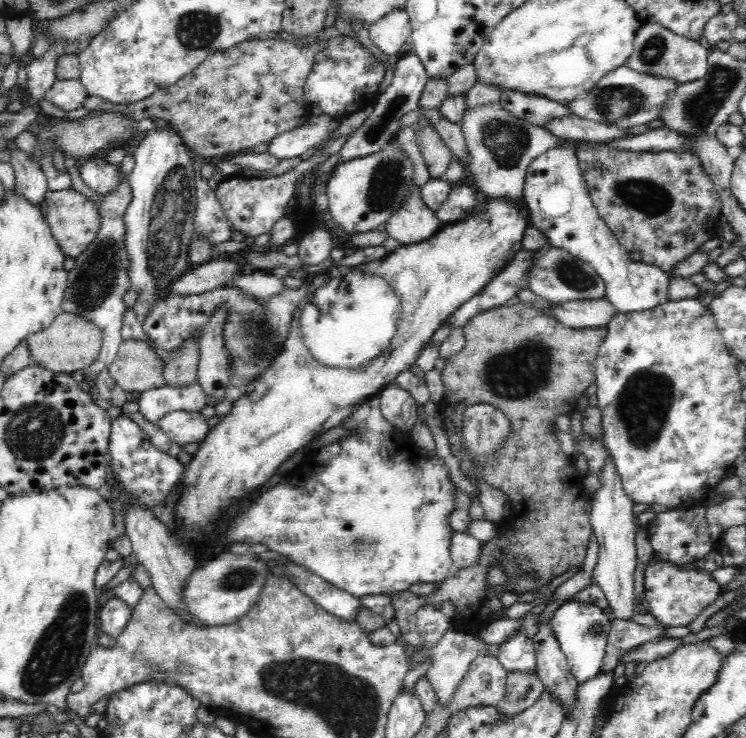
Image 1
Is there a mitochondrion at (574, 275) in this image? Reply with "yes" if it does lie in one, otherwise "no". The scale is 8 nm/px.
yes

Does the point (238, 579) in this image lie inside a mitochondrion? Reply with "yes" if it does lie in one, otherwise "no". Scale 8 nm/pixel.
yes

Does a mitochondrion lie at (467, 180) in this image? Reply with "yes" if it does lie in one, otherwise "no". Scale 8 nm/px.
no

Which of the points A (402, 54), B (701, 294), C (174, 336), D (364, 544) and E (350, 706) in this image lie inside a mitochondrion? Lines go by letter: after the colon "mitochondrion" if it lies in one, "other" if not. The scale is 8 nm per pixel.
A: other
B: other
C: other
D: mitochondrion
E: mitochondrion

